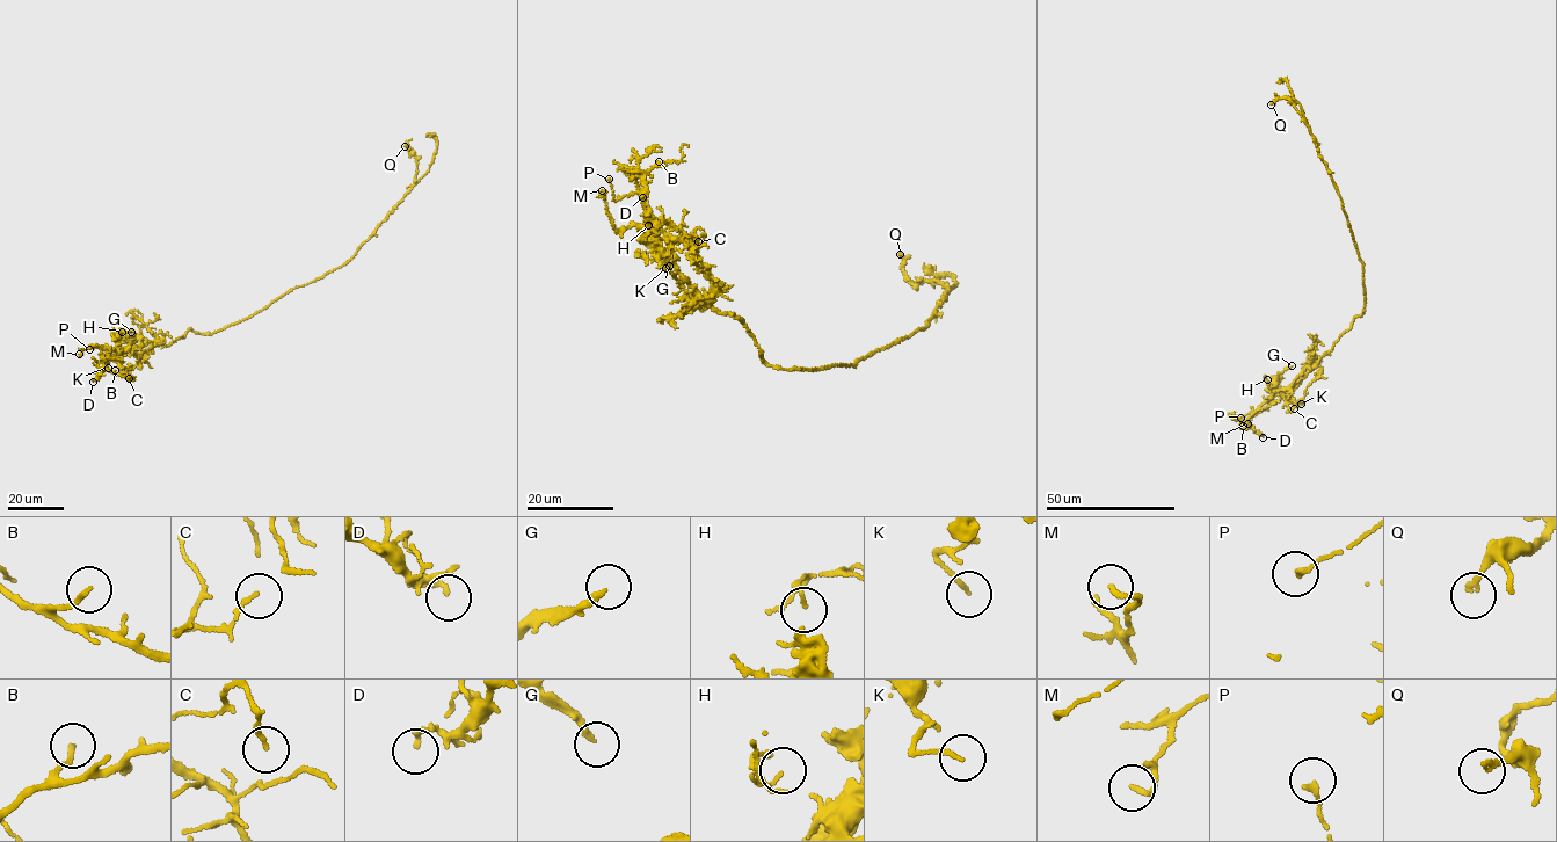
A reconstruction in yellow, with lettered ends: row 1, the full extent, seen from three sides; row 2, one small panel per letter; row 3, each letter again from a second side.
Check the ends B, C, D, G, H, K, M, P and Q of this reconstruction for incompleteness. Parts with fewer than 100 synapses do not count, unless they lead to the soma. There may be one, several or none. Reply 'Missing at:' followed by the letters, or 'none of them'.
Missing at: P

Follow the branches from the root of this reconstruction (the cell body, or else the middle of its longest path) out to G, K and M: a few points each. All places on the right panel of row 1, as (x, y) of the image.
G: (1365, 297), (1363, 312), (1354, 318), (1351, 327), (1332, 349), (1296, 382), (1272, 394), (1279, 376), (1292, 365)
K: (1365, 297), (1363, 312), (1354, 318), (1351, 327), (1332, 349), (1280, 393), (1285, 400), (1293, 398), (1301, 404)
M: (1365, 297), (1363, 312), (1332, 349), (1258, 408), (1277, 401), (1270, 400), (1248, 423)

